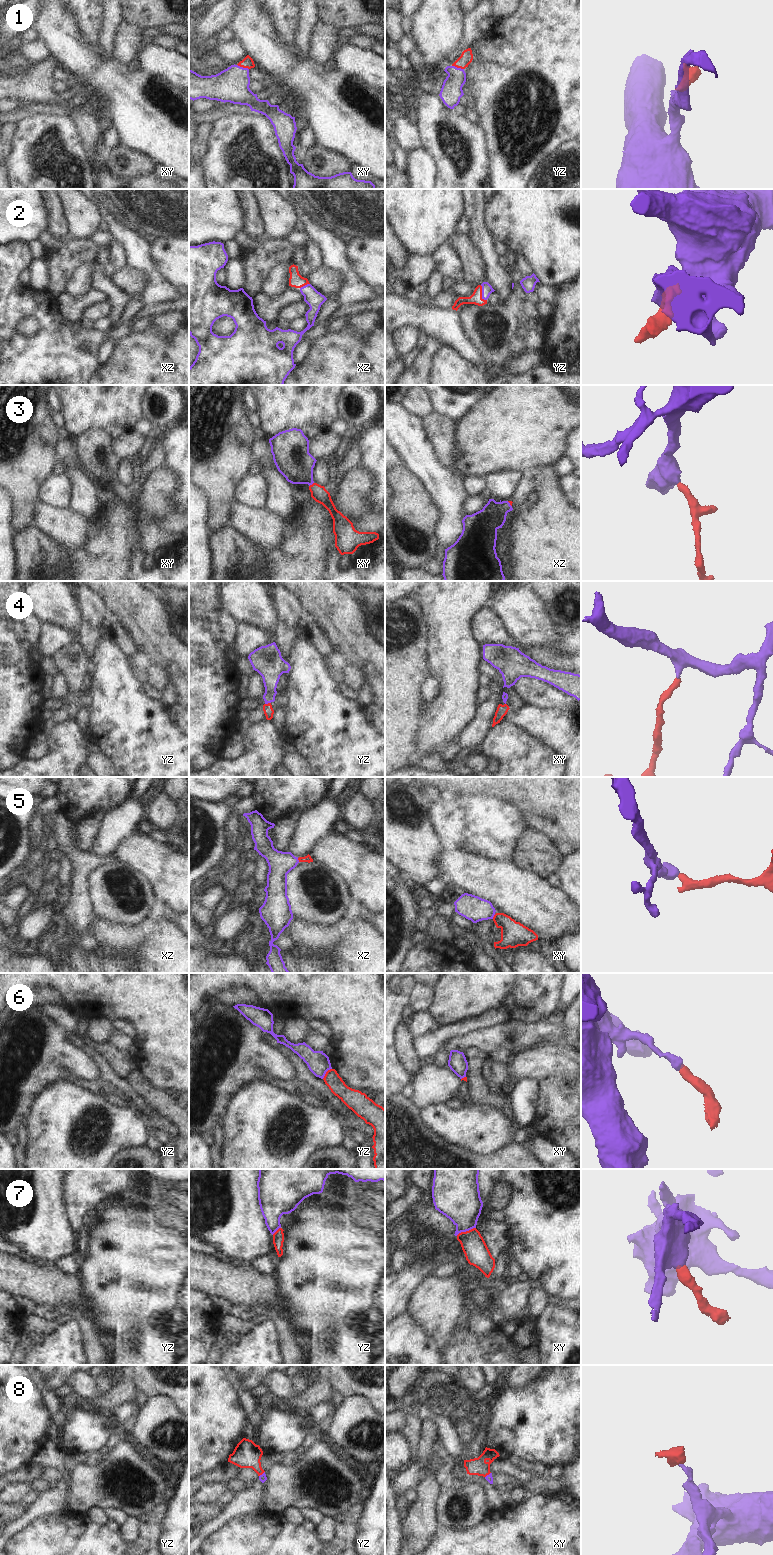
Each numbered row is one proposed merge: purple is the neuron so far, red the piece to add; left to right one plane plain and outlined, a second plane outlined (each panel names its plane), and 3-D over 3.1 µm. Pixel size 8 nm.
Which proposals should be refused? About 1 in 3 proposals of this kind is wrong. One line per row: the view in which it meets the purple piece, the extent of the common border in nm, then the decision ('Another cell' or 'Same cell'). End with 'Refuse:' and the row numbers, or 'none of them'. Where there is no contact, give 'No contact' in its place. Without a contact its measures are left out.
1: Touches purple in xy. Shared border 100 nm. Same cell
2: Touches purple in yz. Shared border 140 nm. Same cell
3: Touches purple in xy. Shared border 50 nm. Same cell
4: Touches purple in yz. Shared border 50 nm. Same cell
5: Touches purple in xy. Shared border 50 nm. Same cell
6: Touches purple in yz. Shared border 120 nm. Another cell
7: Touches purple in xy. Shared border 170 nm. Same cell
8: Touches purple in yz. Shared border 60 nm. Same cell
Refuse: 6

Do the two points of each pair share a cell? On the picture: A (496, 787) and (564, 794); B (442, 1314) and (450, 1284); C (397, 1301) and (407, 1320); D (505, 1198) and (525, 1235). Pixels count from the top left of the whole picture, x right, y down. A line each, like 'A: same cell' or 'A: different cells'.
A: same cell
B: same cell
C: different cells
D: different cells

